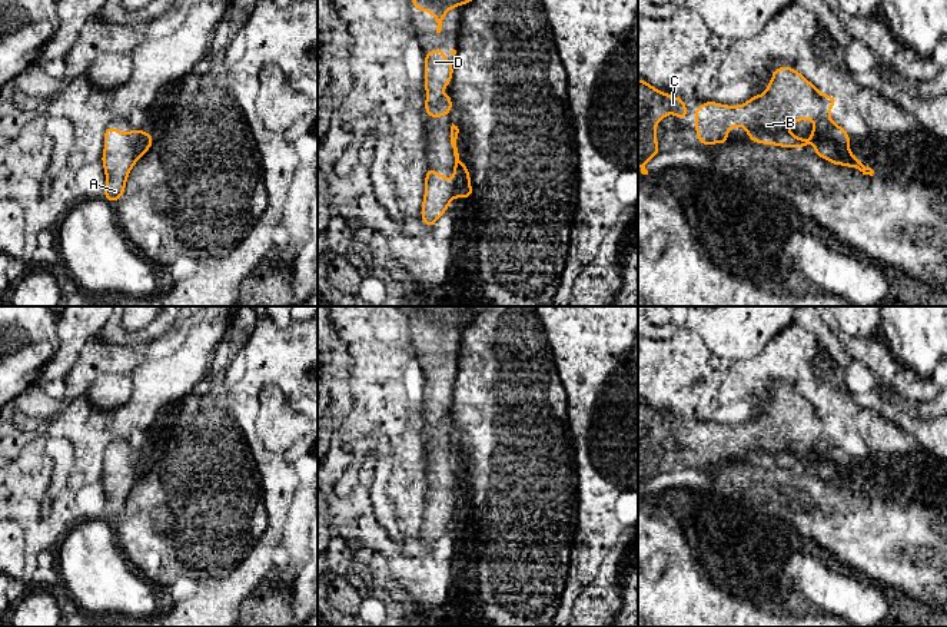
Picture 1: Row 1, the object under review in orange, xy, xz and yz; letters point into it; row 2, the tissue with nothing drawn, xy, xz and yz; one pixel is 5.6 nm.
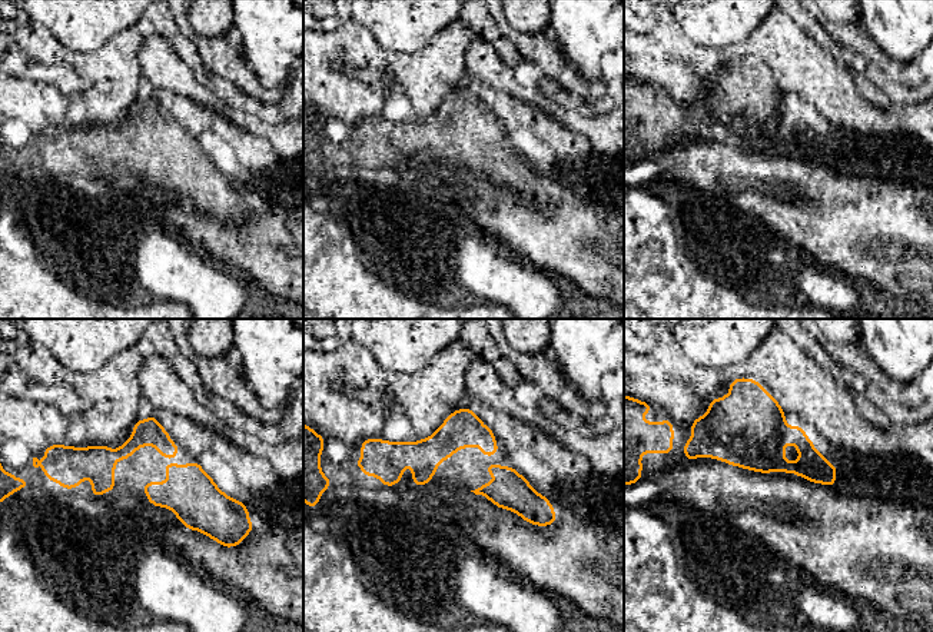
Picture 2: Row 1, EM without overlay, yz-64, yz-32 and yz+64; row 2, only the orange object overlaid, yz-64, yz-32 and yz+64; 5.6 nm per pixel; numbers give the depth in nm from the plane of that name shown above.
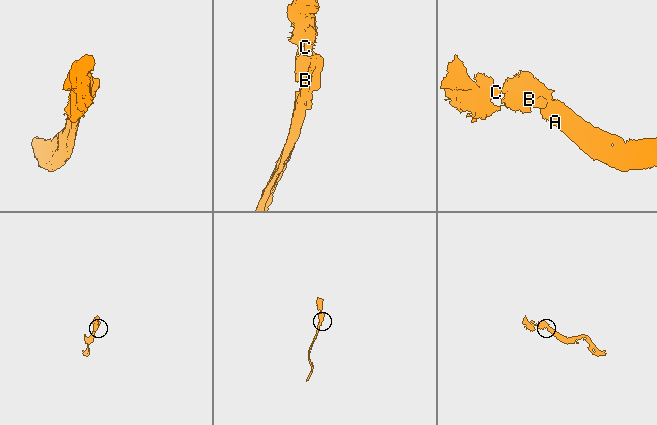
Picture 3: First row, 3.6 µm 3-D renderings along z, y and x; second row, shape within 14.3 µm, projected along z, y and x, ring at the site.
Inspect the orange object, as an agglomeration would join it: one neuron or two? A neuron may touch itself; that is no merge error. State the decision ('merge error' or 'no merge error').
no merge error

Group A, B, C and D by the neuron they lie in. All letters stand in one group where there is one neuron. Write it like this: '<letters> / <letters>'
A B C D

